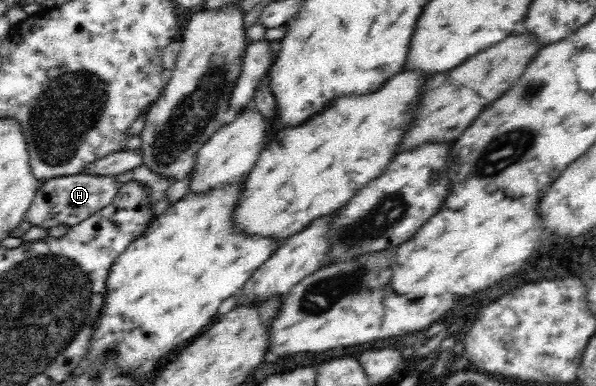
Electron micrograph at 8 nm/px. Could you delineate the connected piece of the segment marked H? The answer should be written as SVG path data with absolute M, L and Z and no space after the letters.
M85 173L48 179L43 181L41 189L37 191L29 211L25 213L24 221L44 229L59 224L67 224L71 227L109 205L117 195L119 188L116 175Z

